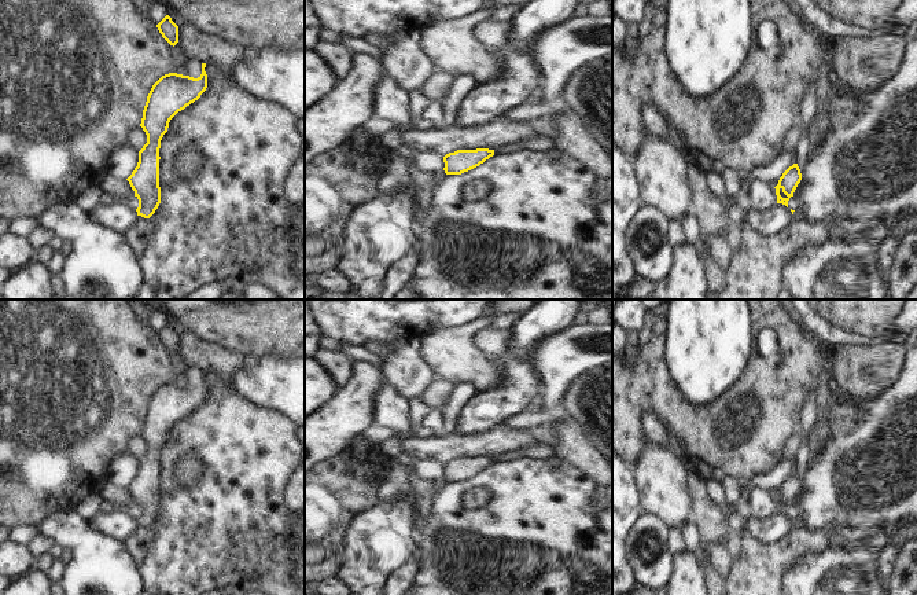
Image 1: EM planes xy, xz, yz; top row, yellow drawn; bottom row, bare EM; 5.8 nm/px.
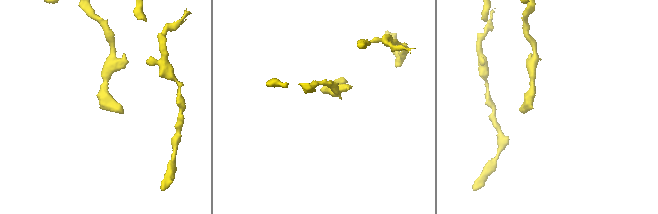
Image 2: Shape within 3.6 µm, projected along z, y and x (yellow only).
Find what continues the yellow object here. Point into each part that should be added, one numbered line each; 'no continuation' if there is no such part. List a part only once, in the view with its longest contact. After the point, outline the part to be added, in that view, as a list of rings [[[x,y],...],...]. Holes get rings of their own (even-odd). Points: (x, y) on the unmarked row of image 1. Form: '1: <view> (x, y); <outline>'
no continuation

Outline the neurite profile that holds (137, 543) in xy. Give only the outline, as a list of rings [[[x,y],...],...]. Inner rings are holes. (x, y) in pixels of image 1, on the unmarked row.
[[[137,526],[124,541],[126,544],[126,550],[132,554],[135,561],[140,563],[152,540],[152,529],[150,526]]]

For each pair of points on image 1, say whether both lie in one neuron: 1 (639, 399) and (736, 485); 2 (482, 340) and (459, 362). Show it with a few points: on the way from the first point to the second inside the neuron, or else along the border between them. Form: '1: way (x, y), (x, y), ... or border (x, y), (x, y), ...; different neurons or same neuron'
1: border (722, 480), (729, 474), (736, 474), (744, 481); different neurons
2: border (489, 324), (474, 333), (474, 345), (488, 359); different neurons

